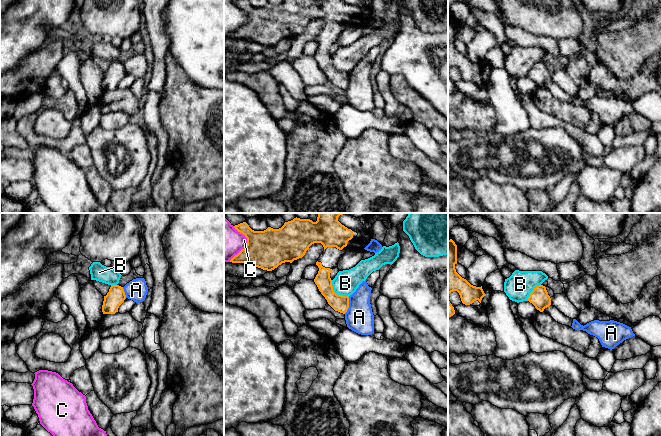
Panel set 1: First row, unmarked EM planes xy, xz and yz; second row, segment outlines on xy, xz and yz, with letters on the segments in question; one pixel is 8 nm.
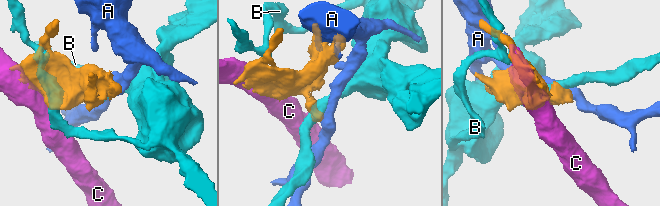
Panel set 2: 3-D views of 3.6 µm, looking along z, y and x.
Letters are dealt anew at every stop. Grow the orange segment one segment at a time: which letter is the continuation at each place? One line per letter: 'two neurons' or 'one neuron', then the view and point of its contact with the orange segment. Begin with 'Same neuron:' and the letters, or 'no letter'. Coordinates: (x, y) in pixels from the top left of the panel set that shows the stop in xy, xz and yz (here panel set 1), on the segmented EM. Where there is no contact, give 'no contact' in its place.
Same neuron: no letter
A: two neurons | xz (348, 305)
B: two neurons | xz (335, 293)
C: two neurons | xz (247, 244)

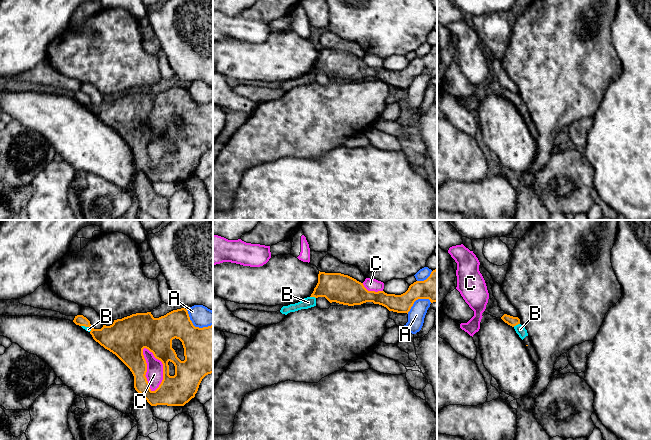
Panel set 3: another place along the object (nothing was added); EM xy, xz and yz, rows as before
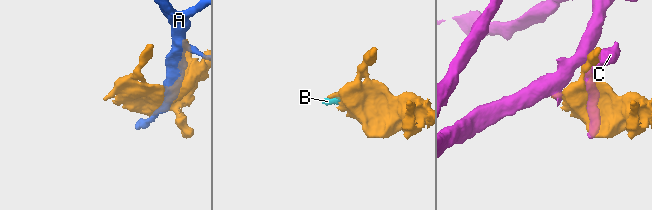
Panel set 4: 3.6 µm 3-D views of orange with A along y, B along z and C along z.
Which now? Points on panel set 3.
Same neuron: B
A: two neurons | xy (194, 326)
B: one neuron | yz (516, 324)
C: two neurons | xy (146, 370)

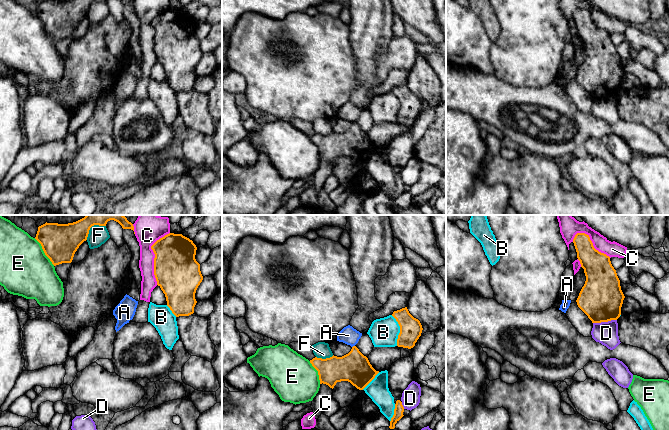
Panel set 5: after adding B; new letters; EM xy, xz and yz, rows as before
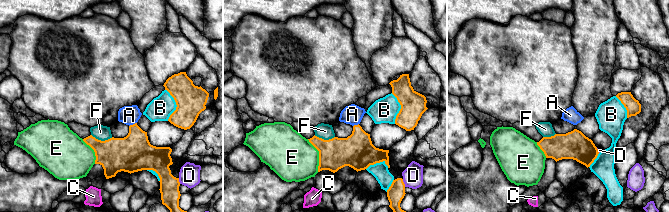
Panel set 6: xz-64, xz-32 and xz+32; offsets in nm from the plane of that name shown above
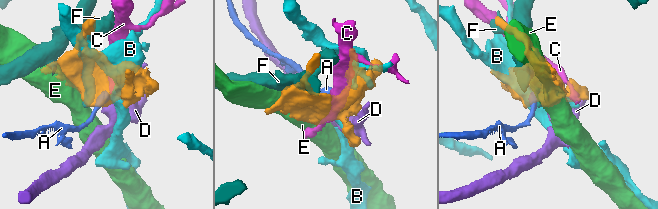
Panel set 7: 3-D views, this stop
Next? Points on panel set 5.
Same neuron: no letter
A: two neurons | xz (353, 346)
B: two neurons | xz (400, 330)
C: two neurons | xy (155, 256)
D: two neurons | yz (604, 321)
E: two neurons | xy (44, 252)
F: two neurons | xz (324, 359)

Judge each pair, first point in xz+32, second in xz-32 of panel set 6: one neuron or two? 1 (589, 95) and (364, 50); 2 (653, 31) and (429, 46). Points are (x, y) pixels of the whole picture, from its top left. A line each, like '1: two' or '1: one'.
1: one
2: two

